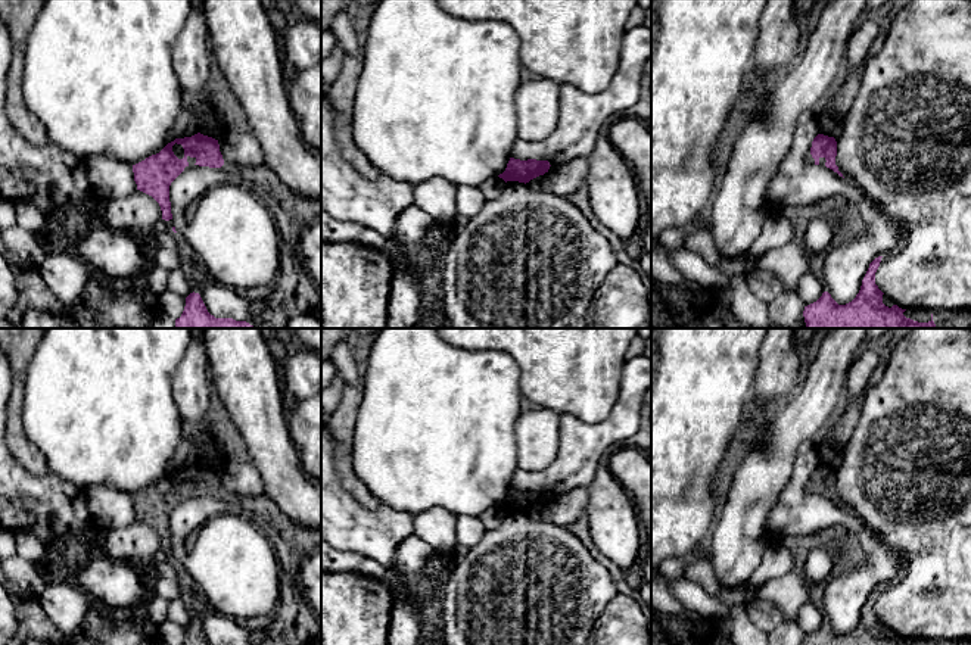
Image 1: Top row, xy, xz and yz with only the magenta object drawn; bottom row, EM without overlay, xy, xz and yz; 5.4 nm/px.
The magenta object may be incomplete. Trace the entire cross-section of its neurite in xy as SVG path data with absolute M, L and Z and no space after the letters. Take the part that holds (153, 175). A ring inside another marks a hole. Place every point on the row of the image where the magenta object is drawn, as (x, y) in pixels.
M197 133L175 138L159 153L133 165L137 190L159 203L165 221L172 219L169 186L189 165L230 169L243 184L258 187L292 230L302 230L321 218L321 199L292 193L265 163L236 166L225 162L218 140Z

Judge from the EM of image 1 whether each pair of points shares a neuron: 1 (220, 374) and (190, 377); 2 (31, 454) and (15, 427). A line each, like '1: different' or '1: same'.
1: different
2: same

